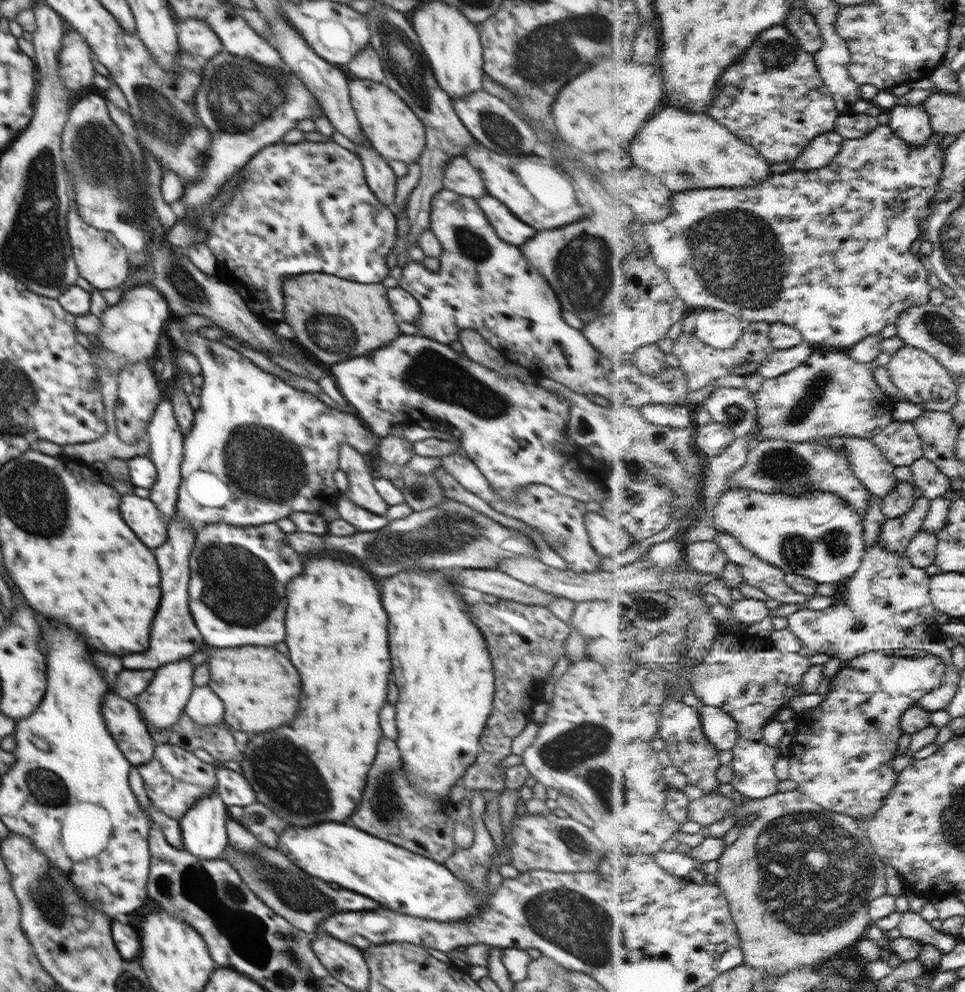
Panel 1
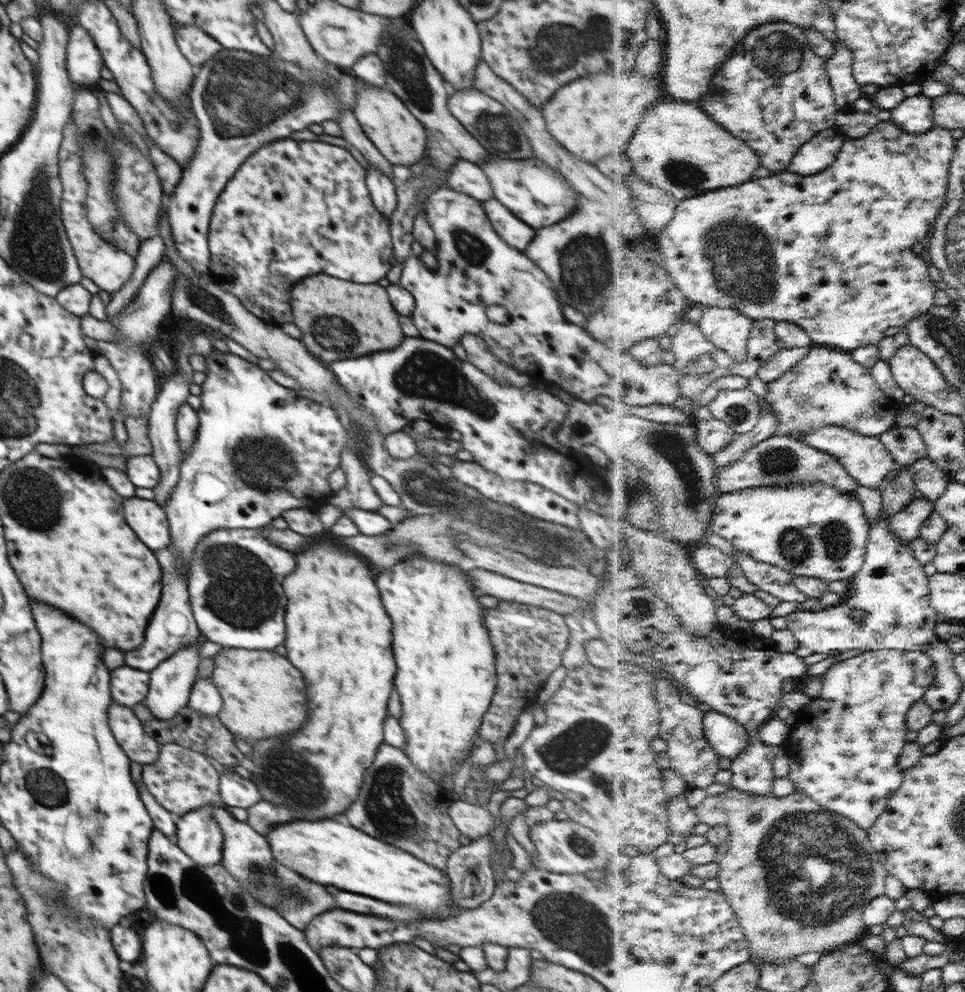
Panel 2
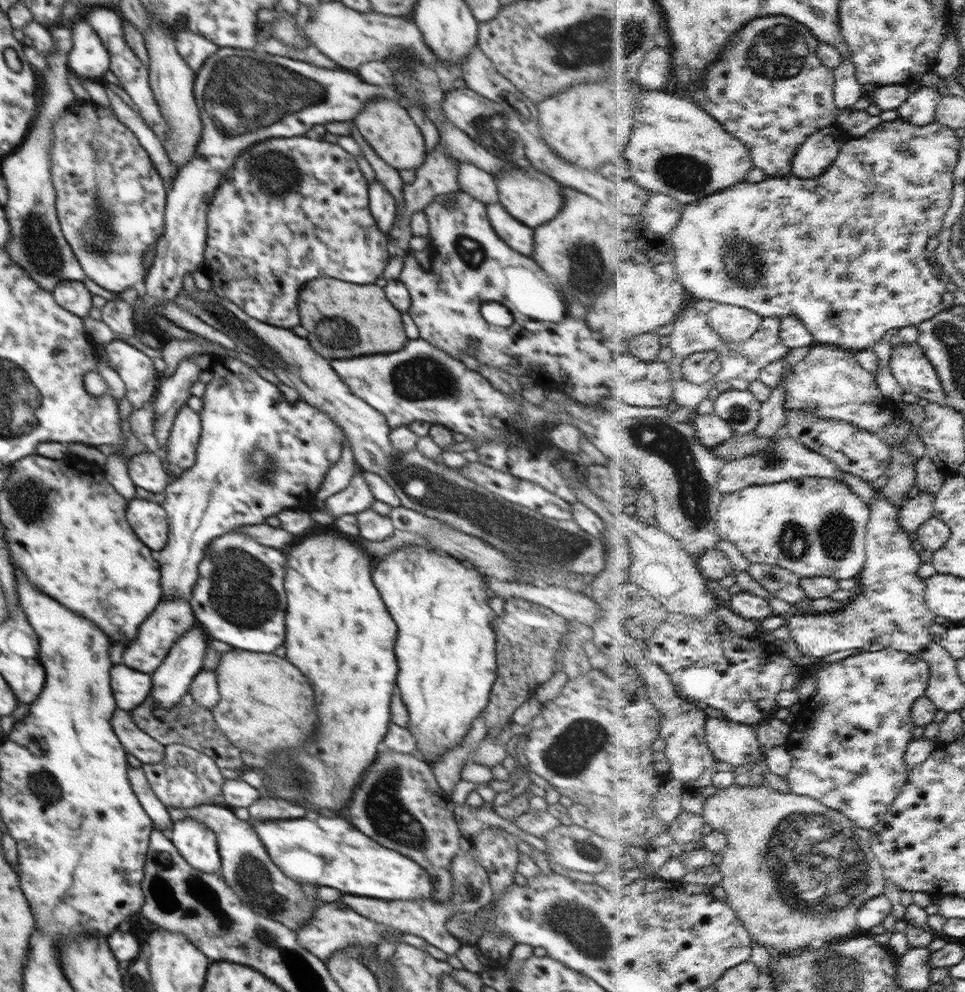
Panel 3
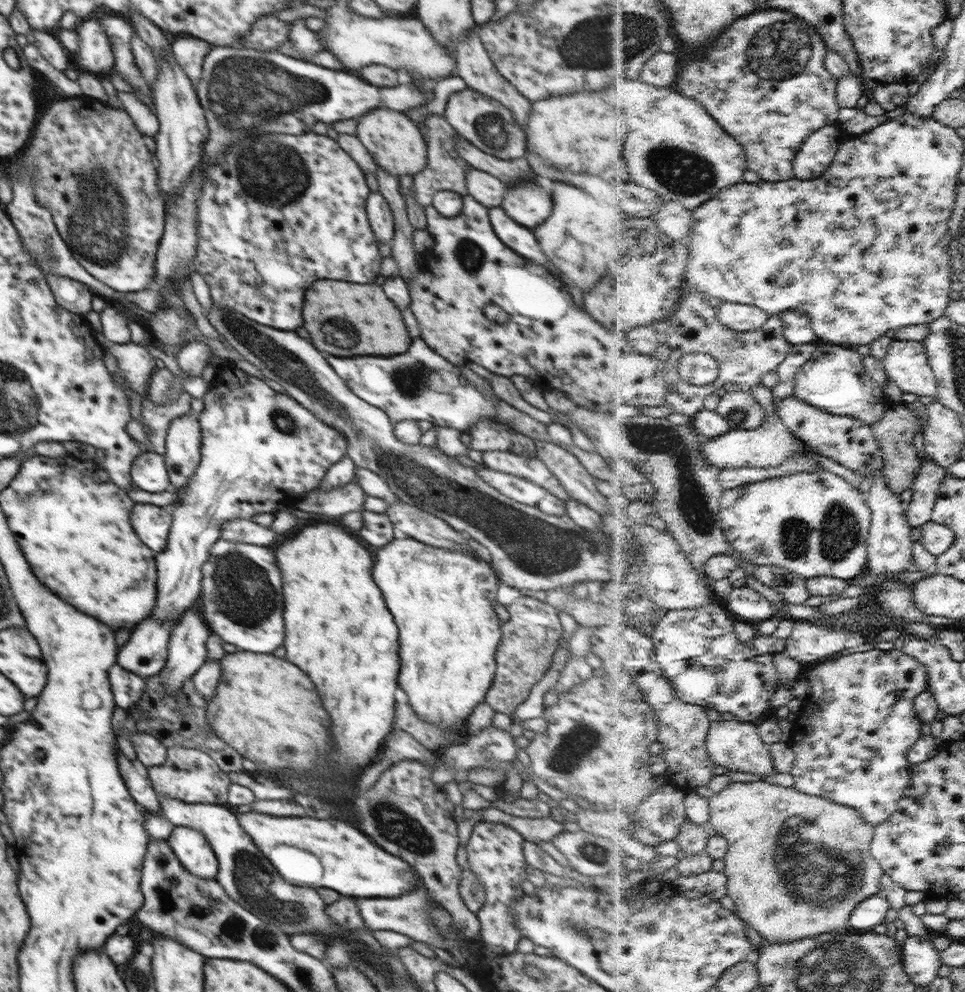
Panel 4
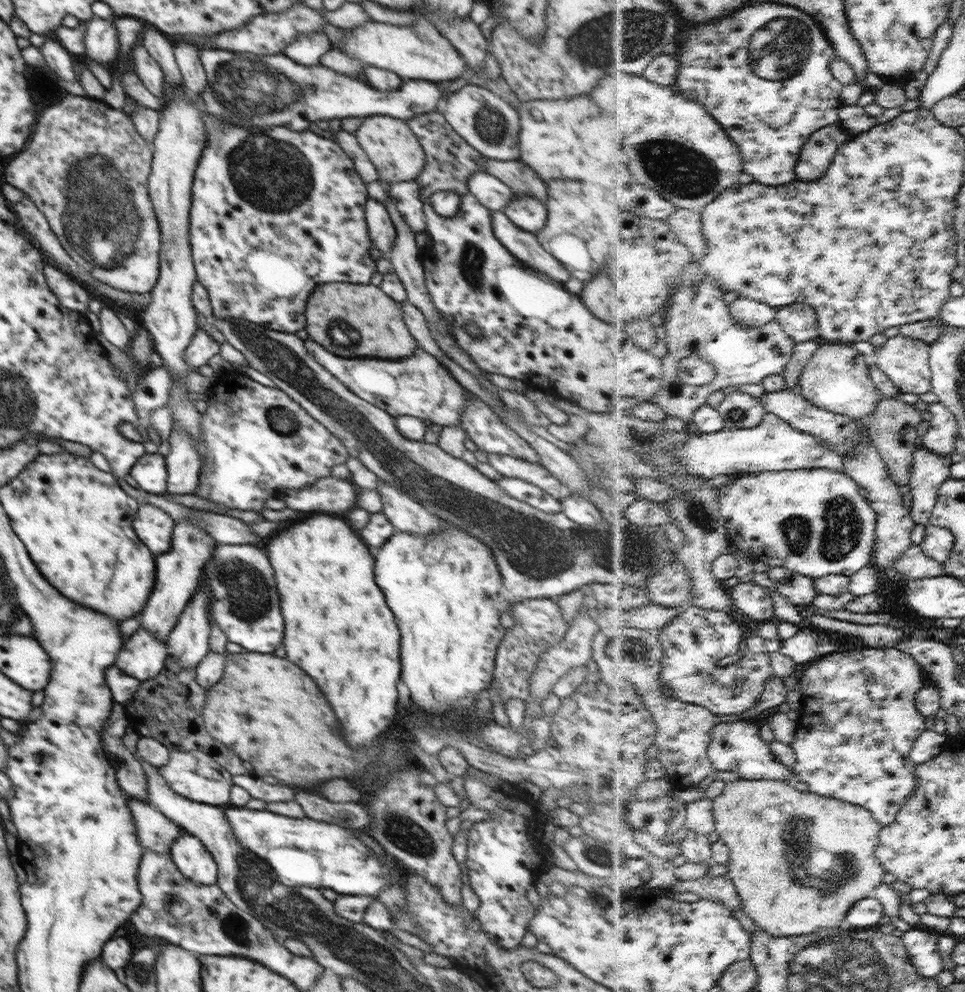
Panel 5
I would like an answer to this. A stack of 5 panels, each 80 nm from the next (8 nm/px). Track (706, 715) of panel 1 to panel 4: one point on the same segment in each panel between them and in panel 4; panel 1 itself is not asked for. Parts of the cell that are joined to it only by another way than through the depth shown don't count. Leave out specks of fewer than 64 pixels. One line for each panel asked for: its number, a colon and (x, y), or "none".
2: (730, 738)
3: (736, 743)
4: (738, 746)

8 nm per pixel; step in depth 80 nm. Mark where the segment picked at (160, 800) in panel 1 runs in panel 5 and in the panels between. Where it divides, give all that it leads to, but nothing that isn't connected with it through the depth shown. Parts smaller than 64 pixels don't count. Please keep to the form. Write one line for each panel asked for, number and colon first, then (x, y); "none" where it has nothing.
2: (181, 780)
3: (185, 778)
4: (189, 775)
5: (195, 775)

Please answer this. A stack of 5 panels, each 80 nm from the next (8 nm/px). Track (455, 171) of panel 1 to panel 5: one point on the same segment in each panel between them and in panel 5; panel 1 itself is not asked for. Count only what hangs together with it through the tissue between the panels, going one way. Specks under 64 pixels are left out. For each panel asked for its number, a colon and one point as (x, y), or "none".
2: (464, 176)
3: (478, 183)
4: (487, 189)
5: (493, 193)

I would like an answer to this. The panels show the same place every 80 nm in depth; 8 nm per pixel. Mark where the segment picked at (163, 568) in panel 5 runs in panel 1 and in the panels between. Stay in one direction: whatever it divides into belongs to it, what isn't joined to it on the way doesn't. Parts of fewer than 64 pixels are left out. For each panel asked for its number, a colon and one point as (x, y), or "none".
1: (258, 450)
2: (260, 449)
3: (257, 455)
4: (261, 450)

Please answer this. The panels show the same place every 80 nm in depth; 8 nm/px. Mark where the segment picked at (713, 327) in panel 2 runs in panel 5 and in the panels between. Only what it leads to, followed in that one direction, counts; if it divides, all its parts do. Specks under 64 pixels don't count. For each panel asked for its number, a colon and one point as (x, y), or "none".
3: (734, 323)
4: (744, 318)
5: (751, 313)

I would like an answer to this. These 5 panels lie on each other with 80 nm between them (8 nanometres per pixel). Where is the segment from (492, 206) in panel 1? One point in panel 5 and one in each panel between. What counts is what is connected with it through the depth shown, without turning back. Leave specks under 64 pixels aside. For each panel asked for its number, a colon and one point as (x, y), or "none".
2: (513, 231)
3: (519, 237)
4: (519, 239)
5: (524, 246)

